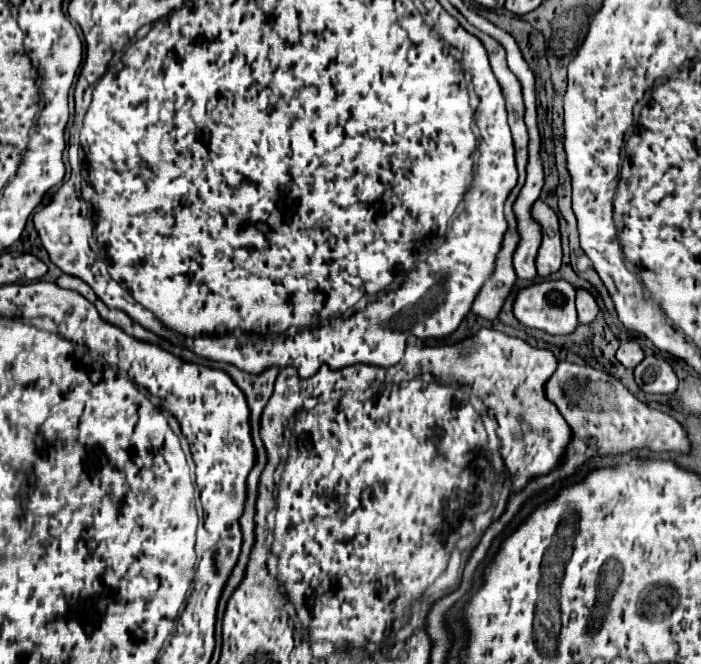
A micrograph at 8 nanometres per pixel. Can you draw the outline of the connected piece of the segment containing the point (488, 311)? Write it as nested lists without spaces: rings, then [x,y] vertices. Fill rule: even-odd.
[[[510,193],[504,201],[504,217],[508,219],[508,231],[504,233],[504,245],[500,247],[500,255],[496,255],[496,267],[488,277],[488,283],[478,291],[476,303],[472,303],[472,311],[488,321],[496,321],[504,299],[510,295],[512,285],[516,281],[516,273],[512,269],[512,253],[518,245],[516,217],[512,213],[512,203],[516,195]]]

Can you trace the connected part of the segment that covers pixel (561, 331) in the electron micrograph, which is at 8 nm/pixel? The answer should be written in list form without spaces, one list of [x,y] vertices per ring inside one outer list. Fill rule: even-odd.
[[[564,279],[534,281],[532,285],[522,287],[516,293],[512,313],[526,327],[542,329],[542,331],[546,331],[550,335],[568,335],[578,327],[578,315],[576,315],[574,299],[576,299],[576,289]]]

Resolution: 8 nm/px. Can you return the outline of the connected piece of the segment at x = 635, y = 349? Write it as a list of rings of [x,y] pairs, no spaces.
[[[630,339],[630,341],[624,341],[624,343],[618,347],[616,359],[618,359],[624,367],[634,369],[634,367],[640,363],[640,359],[644,359],[644,351],[640,349],[640,345],[638,345],[636,341]]]

